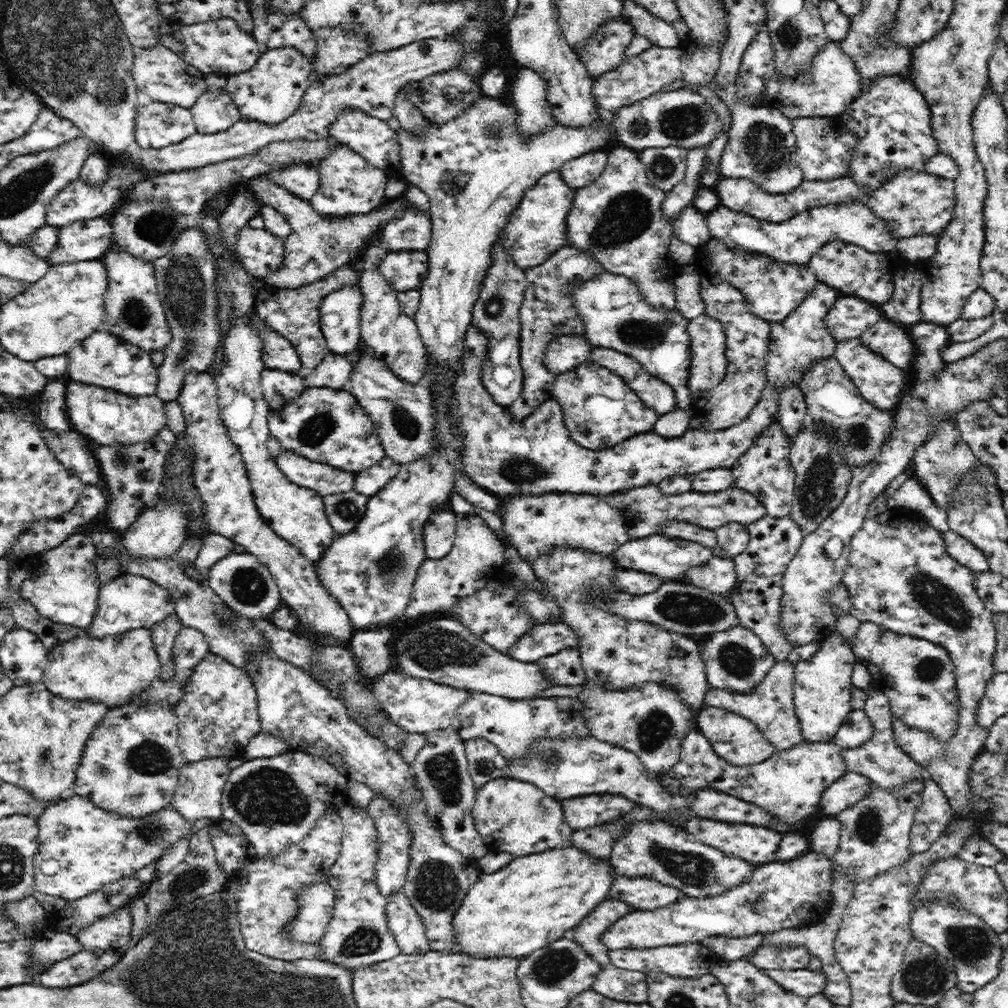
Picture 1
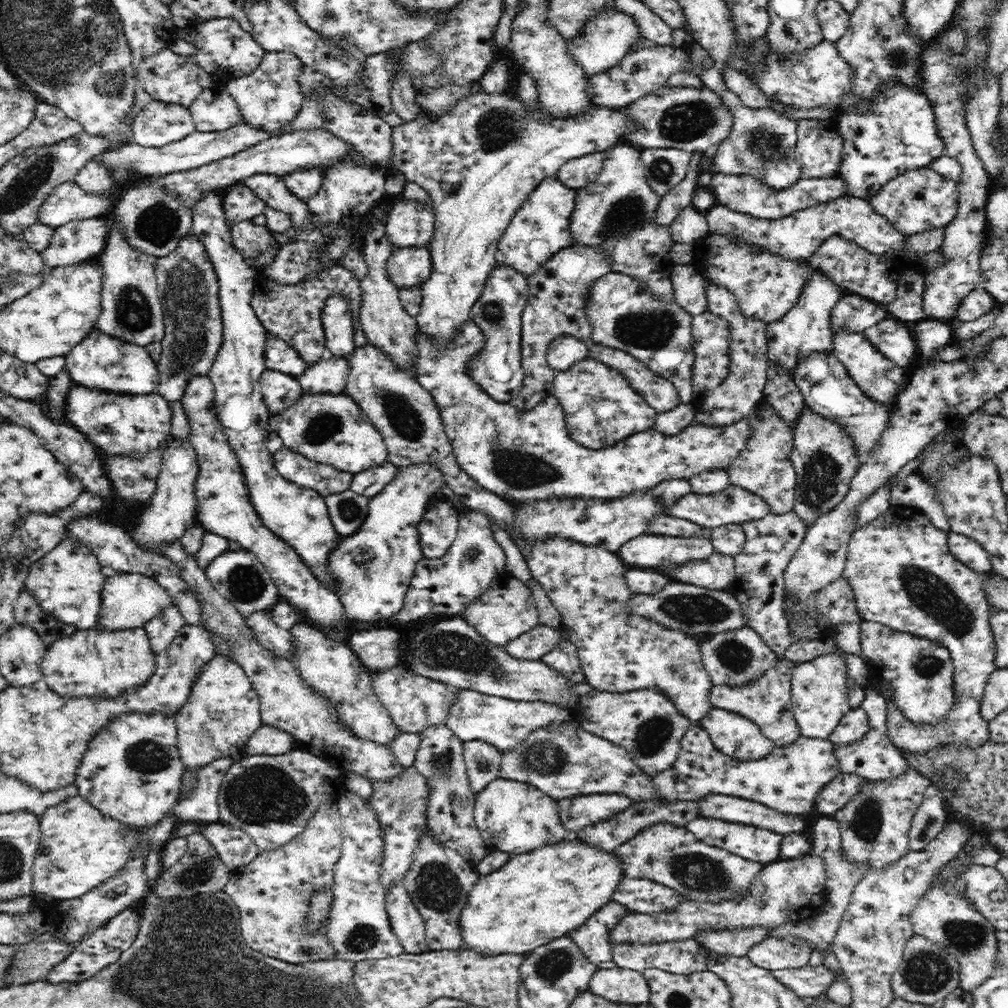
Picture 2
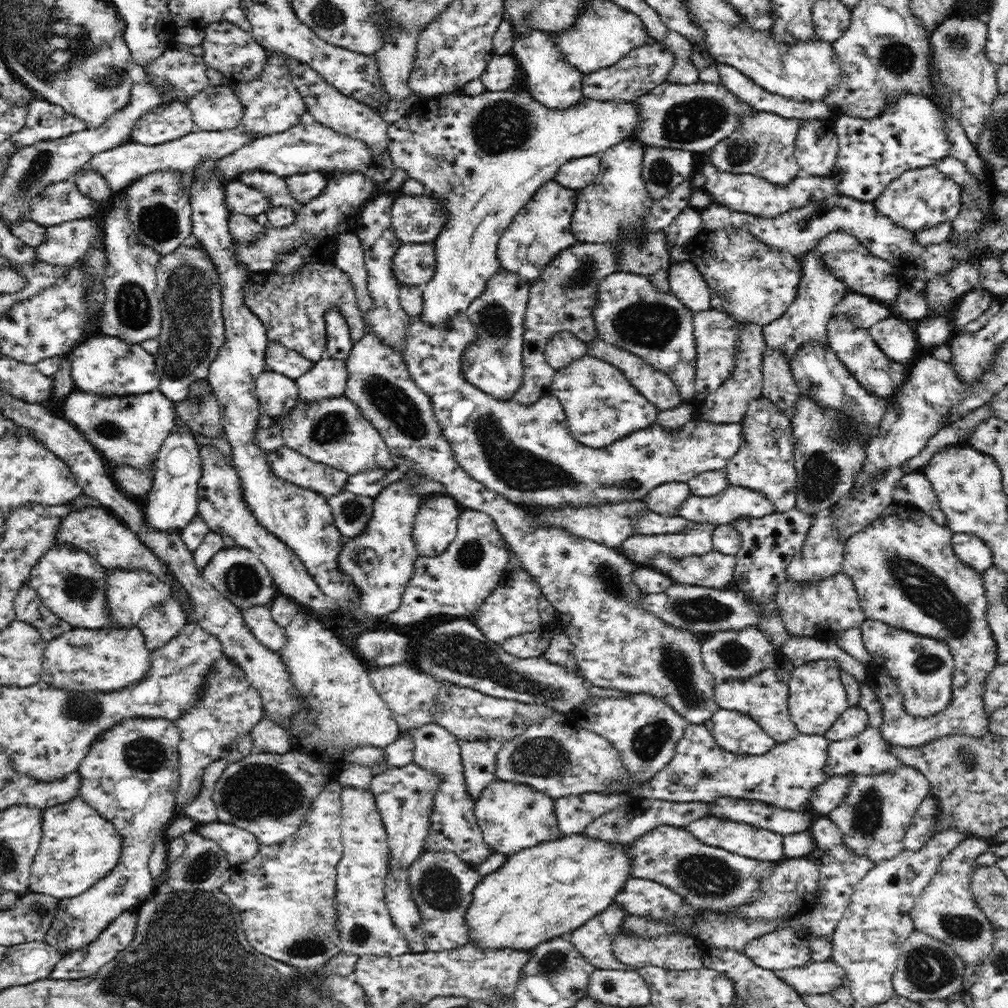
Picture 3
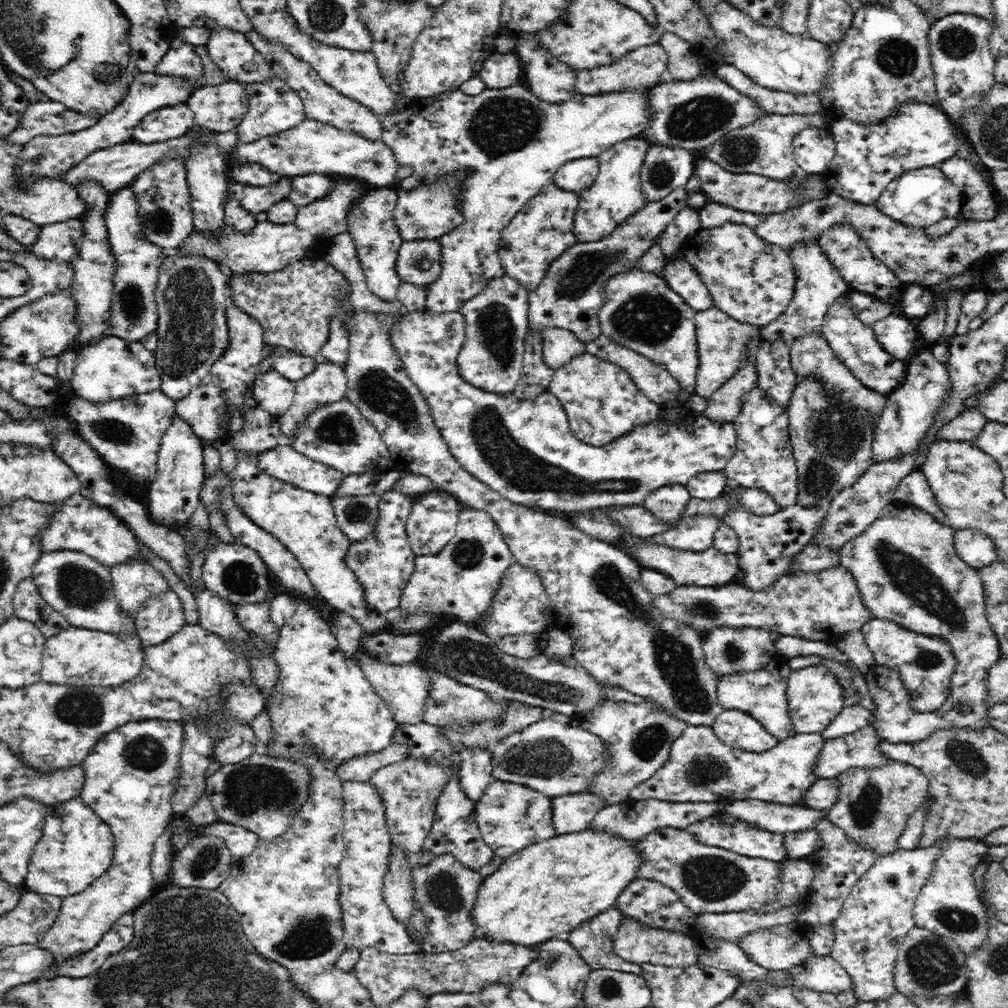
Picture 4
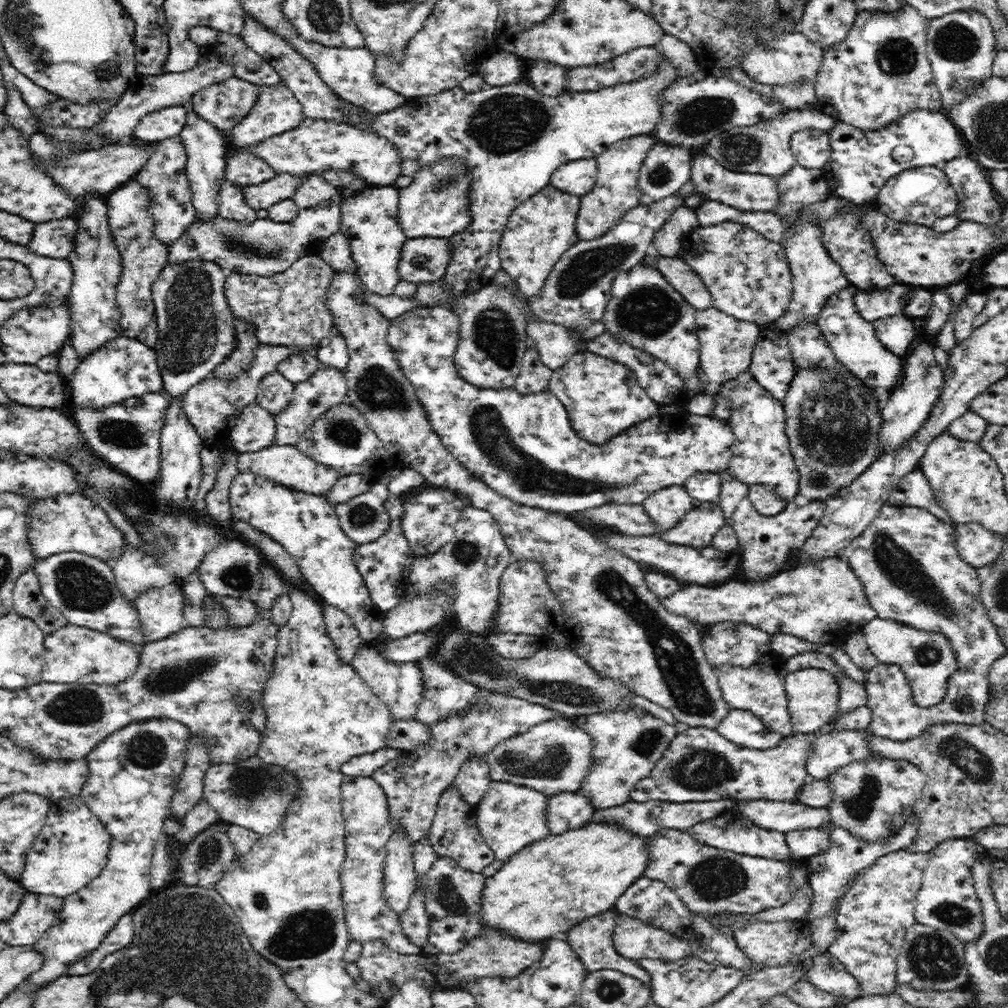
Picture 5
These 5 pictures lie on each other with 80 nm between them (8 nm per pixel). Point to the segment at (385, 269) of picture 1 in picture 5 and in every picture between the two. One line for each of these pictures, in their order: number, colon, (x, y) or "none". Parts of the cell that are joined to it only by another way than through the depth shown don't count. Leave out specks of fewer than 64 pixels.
2: (409, 266)
3: (415, 263)
4: (420, 262)
5: (425, 258)

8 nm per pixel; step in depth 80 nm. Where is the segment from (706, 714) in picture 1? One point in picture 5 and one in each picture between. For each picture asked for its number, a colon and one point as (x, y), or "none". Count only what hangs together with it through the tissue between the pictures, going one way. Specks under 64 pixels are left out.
2: (734, 734)
3: (734, 730)
4: (739, 728)
5: (744, 727)

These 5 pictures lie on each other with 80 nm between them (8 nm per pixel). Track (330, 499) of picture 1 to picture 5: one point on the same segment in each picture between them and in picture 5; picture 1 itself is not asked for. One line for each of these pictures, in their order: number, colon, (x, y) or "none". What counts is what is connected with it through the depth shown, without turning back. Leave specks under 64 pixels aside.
2: (348, 511)
3: (353, 513)
4: (359, 516)
5: (366, 518)

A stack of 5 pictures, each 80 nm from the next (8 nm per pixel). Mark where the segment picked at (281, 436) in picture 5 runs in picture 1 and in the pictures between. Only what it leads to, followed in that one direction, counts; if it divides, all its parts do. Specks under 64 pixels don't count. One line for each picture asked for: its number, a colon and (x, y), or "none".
1: (333, 373)
2: (328, 377)
3: (328, 379)
4: (327, 385)

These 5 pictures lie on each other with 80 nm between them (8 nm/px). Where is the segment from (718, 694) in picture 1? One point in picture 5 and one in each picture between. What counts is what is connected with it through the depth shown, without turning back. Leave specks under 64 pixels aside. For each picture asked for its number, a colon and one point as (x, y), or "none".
2: (765, 700)
3: (763, 696)
4: (763, 693)
5: (761, 687)

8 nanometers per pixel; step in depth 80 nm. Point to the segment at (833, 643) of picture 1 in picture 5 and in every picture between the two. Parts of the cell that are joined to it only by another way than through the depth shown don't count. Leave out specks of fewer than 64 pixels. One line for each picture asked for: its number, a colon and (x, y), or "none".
2: (819, 694)
3: (816, 697)
4: (814, 696)
5: (812, 693)

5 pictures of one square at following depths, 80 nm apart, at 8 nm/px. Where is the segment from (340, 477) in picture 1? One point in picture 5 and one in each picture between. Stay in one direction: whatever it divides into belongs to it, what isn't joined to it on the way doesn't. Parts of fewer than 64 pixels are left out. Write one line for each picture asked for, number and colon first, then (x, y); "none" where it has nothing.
2: (293, 466)
3: (288, 464)
4: (283, 462)
5: (288, 466)

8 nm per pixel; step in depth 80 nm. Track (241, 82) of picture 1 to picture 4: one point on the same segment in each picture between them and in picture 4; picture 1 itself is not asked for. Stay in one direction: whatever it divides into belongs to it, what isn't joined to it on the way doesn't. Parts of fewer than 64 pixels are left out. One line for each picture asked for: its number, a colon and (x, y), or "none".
2: (270, 100)
3: (272, 105)
4: (275, 107)

